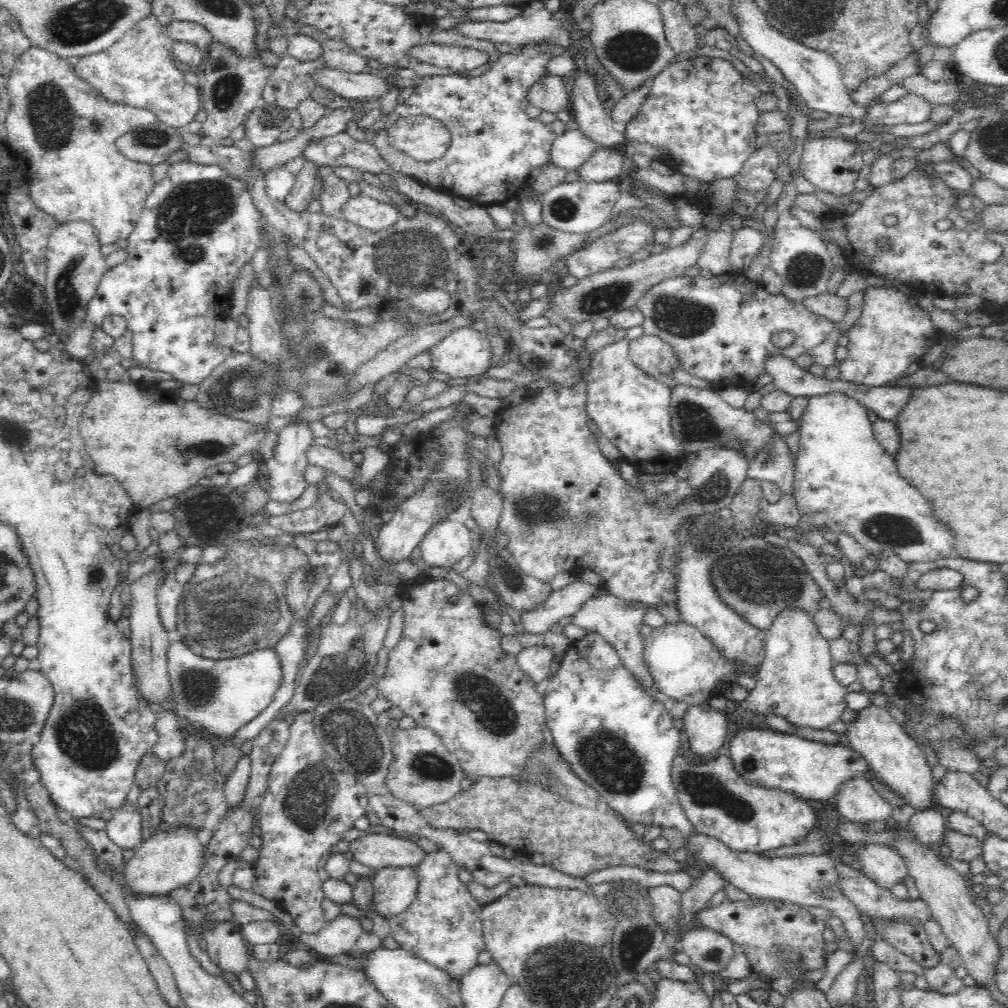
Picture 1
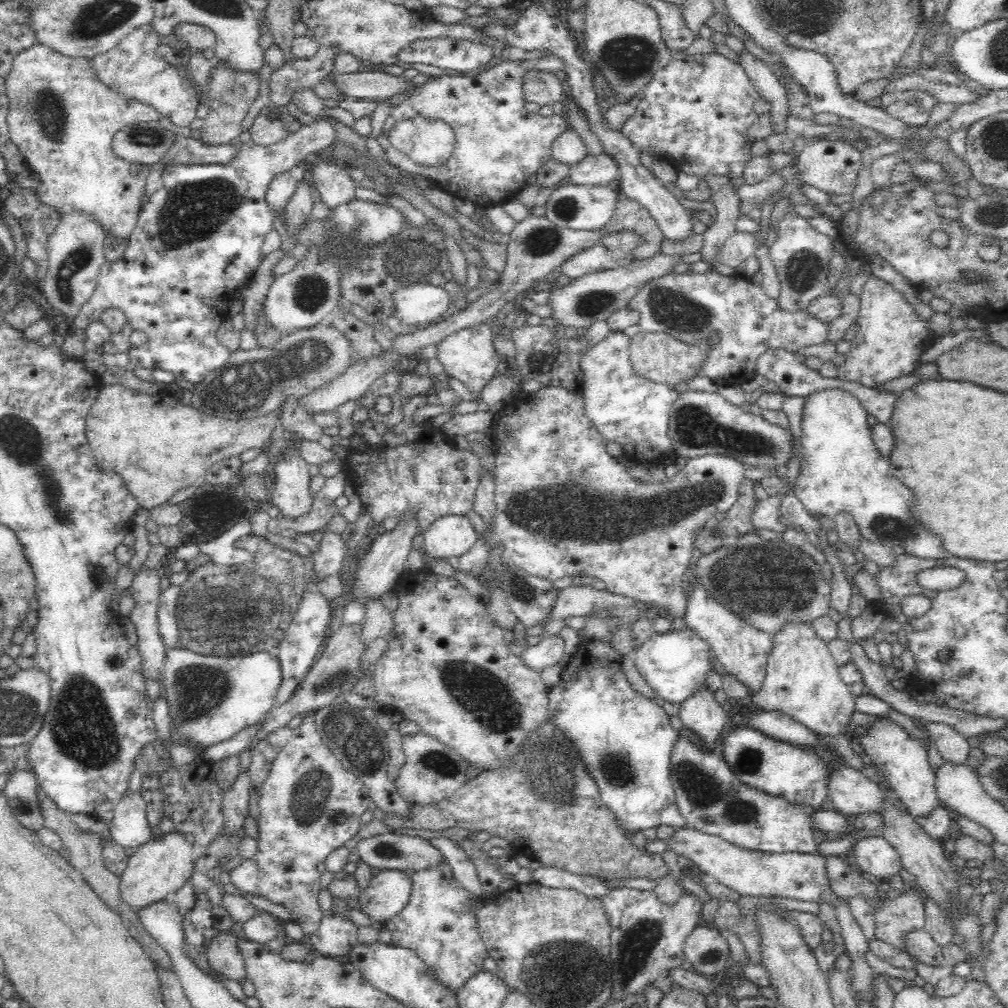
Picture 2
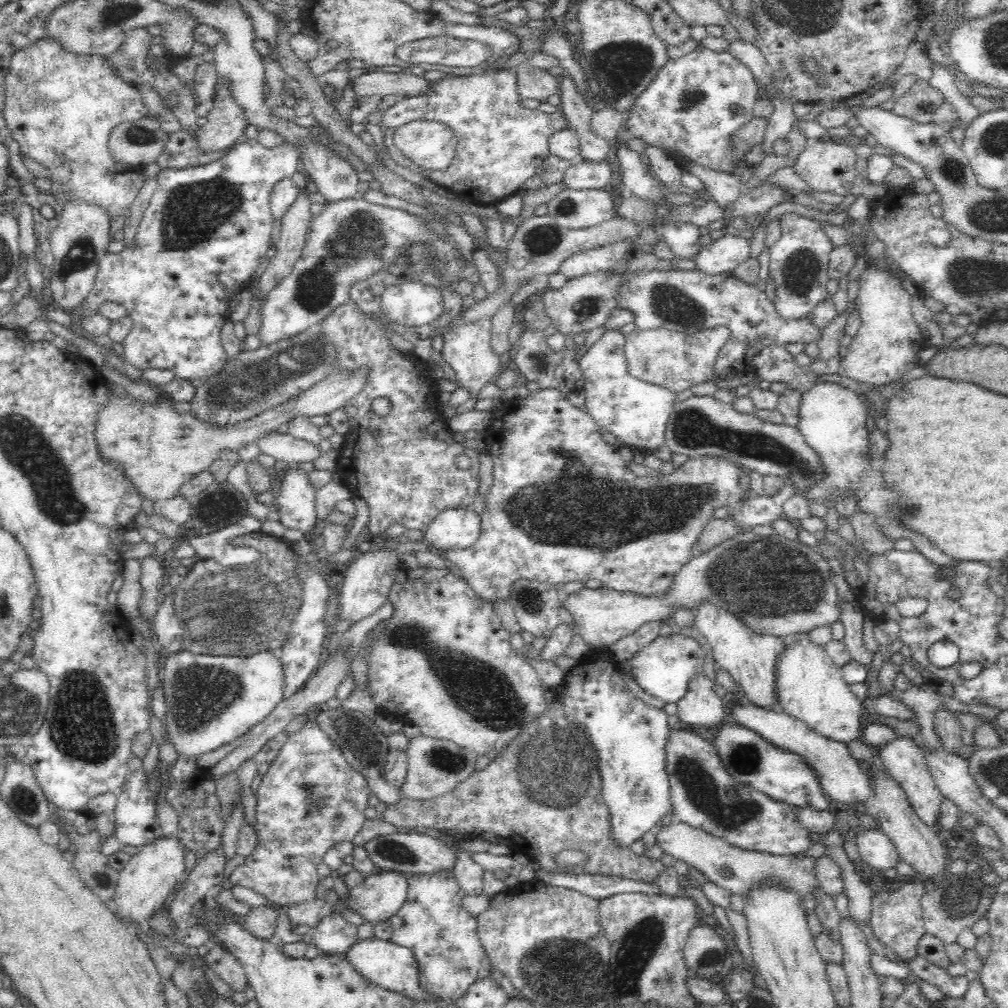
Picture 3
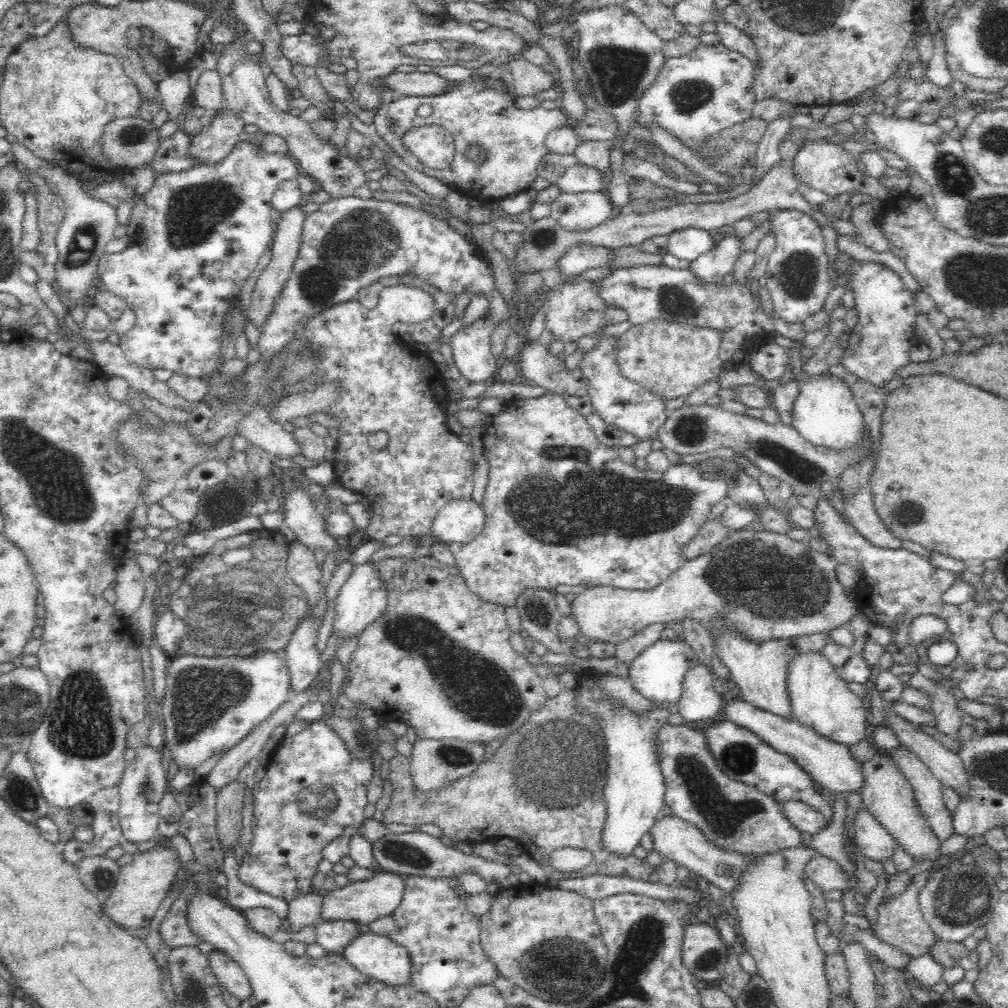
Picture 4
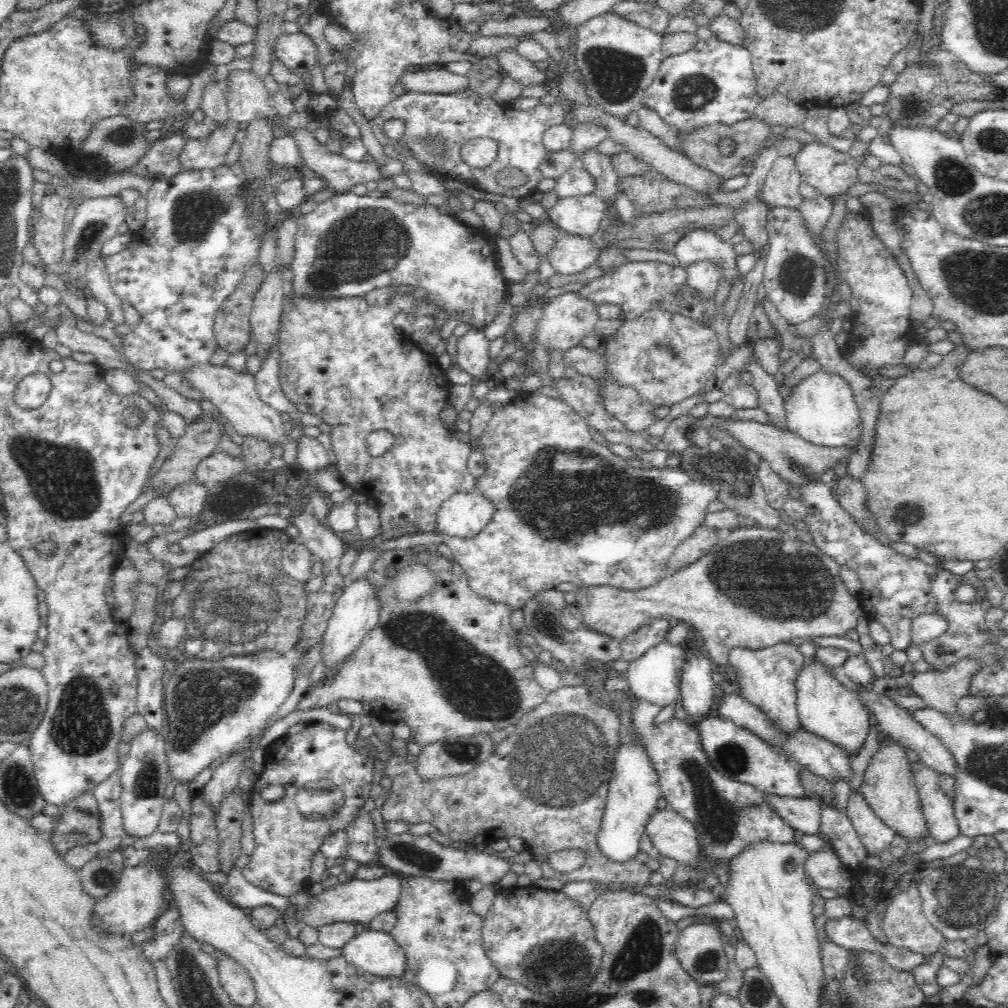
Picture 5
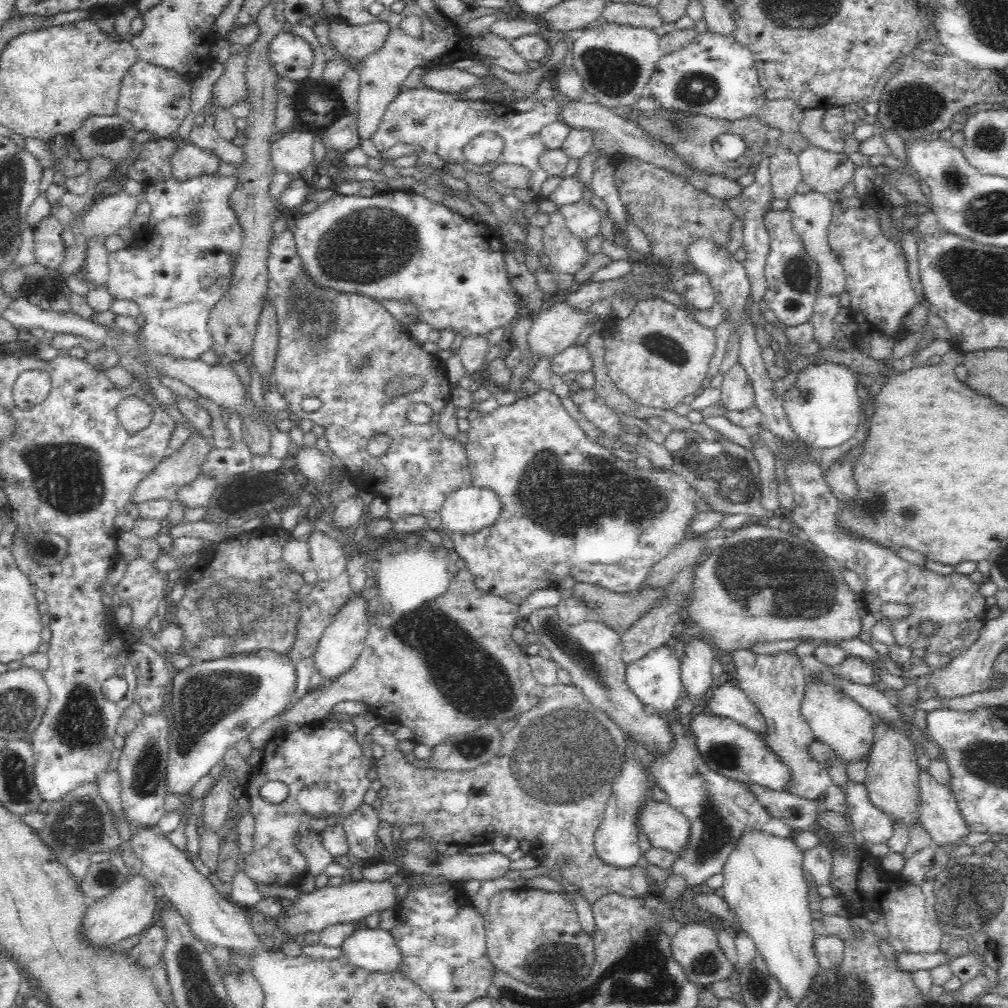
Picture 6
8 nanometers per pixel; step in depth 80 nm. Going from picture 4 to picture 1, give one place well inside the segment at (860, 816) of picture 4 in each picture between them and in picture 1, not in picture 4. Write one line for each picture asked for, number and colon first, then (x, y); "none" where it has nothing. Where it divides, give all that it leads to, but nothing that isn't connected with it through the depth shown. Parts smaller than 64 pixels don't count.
1: (881, 863)
2: (874, 855)
3: (879, 852)

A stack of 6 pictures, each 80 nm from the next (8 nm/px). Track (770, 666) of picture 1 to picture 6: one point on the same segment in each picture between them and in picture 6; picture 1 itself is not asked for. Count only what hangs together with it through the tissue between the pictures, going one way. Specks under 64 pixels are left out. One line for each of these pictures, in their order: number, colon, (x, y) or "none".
2: (802, 681)
3: (811, 688)
4: (821, 700)
5: (828, 709)
6: (847, 729)

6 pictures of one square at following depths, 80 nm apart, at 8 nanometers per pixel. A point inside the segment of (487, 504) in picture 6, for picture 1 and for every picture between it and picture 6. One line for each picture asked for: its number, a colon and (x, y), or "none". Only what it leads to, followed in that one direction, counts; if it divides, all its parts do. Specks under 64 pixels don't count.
1: (447, 542)
2: (450, 536)
3: (454, 527)
4: (461, 520)
5: (465, 514)

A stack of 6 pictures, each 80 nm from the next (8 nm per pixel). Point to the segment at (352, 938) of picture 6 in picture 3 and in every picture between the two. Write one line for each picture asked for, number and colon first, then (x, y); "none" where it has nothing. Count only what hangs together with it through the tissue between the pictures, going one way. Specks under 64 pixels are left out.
3: (385, 963)
4: (379, 957)
5: (375, 952)

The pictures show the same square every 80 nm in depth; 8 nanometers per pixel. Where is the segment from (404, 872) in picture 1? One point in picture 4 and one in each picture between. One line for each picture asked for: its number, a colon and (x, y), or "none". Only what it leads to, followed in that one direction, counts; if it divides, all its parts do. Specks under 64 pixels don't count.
2: (387, 893)
3: (380, 896)
4: (364, 901)

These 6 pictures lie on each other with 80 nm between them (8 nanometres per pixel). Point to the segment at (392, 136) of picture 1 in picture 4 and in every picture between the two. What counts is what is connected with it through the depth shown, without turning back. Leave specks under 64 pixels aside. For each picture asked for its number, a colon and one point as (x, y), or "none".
2: (427, 141)
3: (431, 145)
4: (433, 145)

